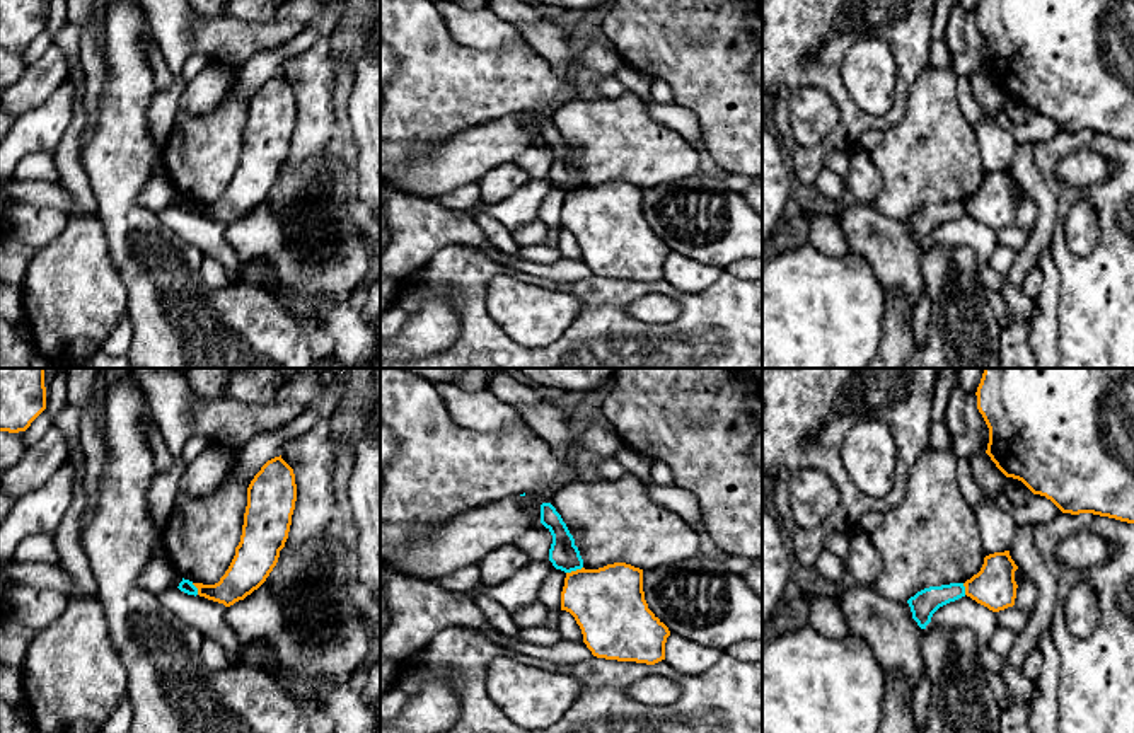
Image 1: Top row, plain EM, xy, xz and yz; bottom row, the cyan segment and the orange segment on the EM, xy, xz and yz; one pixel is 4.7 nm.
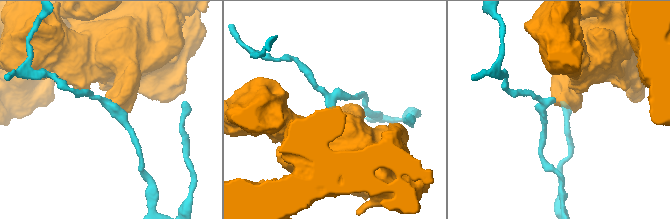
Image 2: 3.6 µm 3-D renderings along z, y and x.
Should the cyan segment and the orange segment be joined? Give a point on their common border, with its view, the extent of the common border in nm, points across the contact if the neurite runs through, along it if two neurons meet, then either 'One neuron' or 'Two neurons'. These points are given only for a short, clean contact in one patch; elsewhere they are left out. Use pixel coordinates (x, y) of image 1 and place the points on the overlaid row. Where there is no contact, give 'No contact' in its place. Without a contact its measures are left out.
Touches cyan at xz (573, 570). Shared border 90 nm. Boundary: xz (582, 566), (566, 573). Two neurons

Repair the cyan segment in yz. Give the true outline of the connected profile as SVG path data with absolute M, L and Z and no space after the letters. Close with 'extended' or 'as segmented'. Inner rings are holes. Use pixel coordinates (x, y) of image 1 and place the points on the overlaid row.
M950 583L941 586L929 586L917 592L914 597L907 600L912 619L917 622L921 629L931 622L933 614L958 598L965 597L963 583Z; as segmented

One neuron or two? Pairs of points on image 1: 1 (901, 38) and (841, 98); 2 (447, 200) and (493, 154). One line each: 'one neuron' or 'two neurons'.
1: one neuron
2: two neurons

